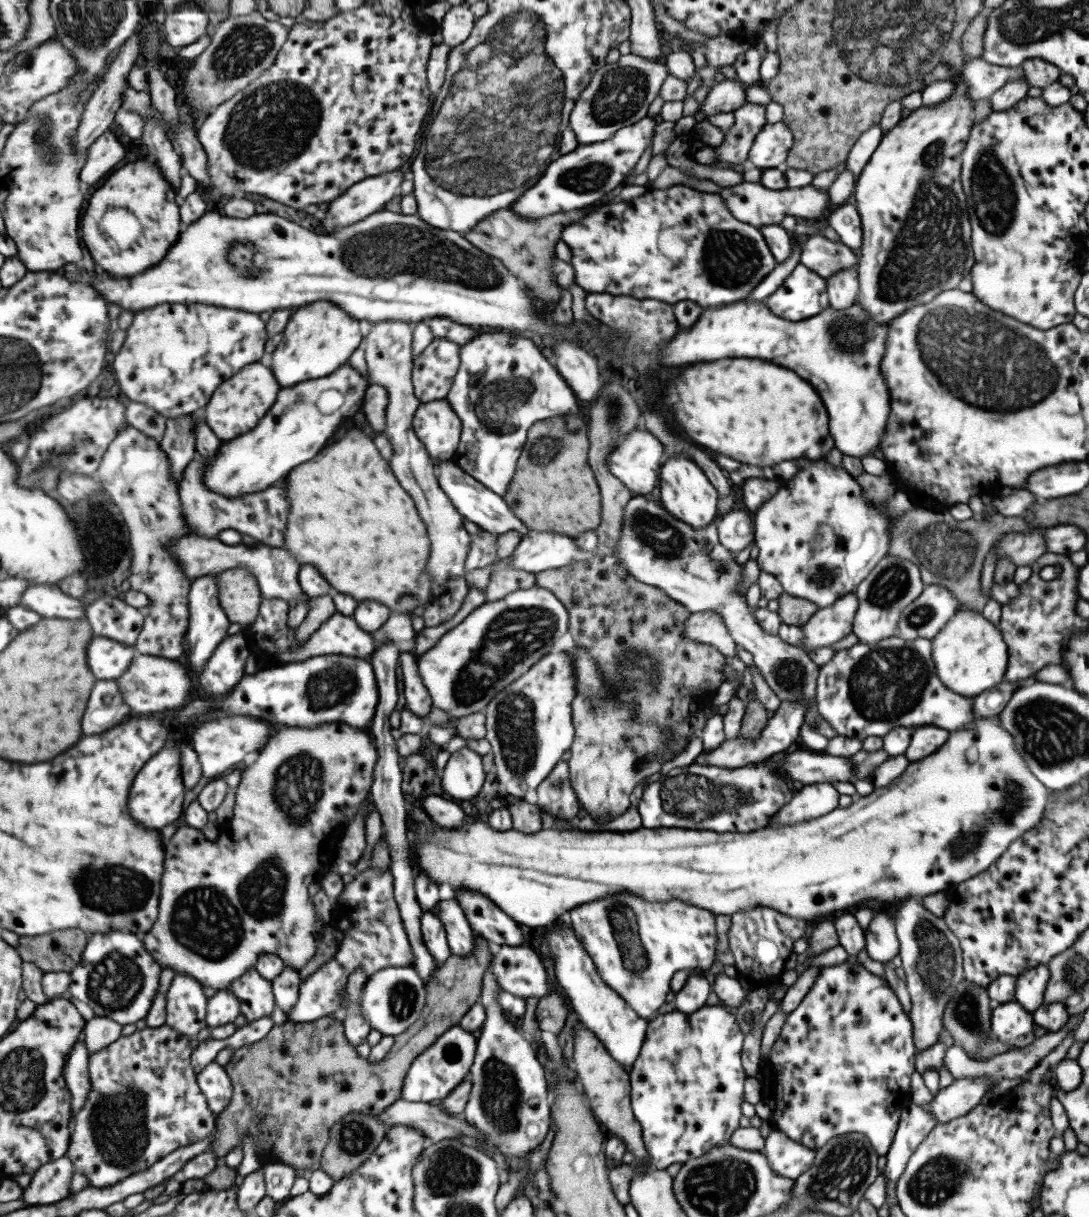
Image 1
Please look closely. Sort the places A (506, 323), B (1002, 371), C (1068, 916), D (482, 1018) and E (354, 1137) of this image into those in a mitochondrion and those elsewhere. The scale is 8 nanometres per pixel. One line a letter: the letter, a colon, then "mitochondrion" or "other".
A: other
B: mitochondrion
C: other
D: other
E: mitochondrion

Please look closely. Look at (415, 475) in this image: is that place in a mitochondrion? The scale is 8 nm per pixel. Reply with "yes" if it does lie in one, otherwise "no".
yes

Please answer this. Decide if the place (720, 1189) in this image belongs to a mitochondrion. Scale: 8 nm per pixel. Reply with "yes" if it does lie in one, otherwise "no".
yes

